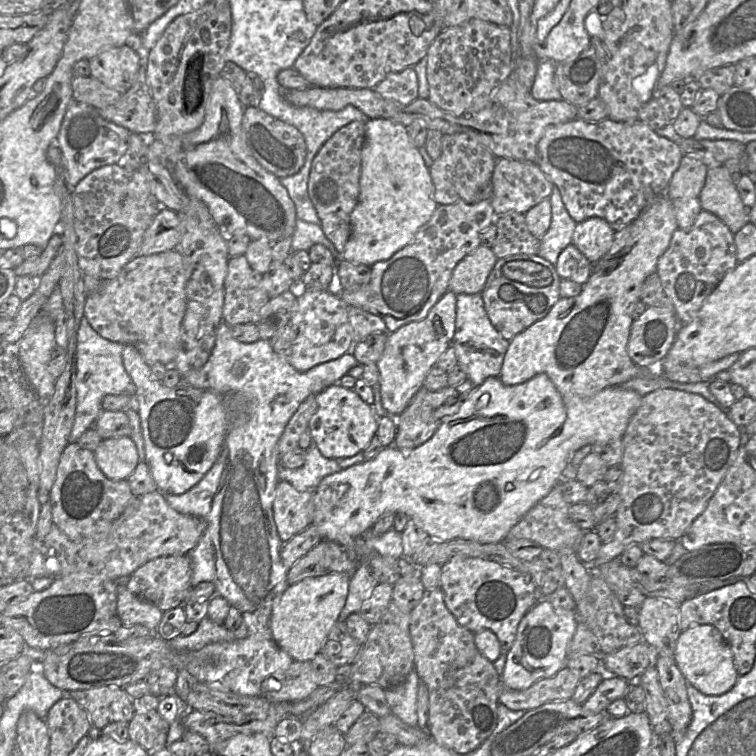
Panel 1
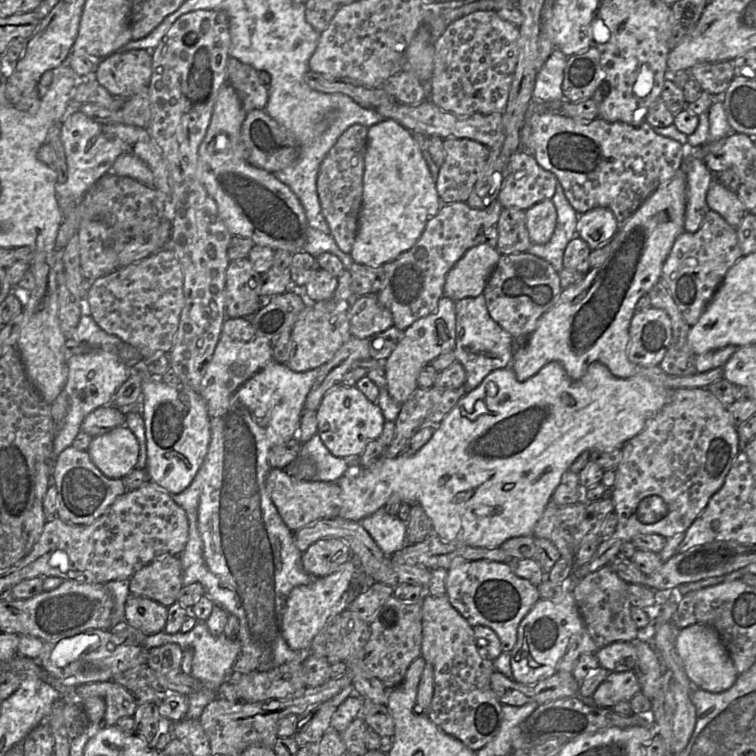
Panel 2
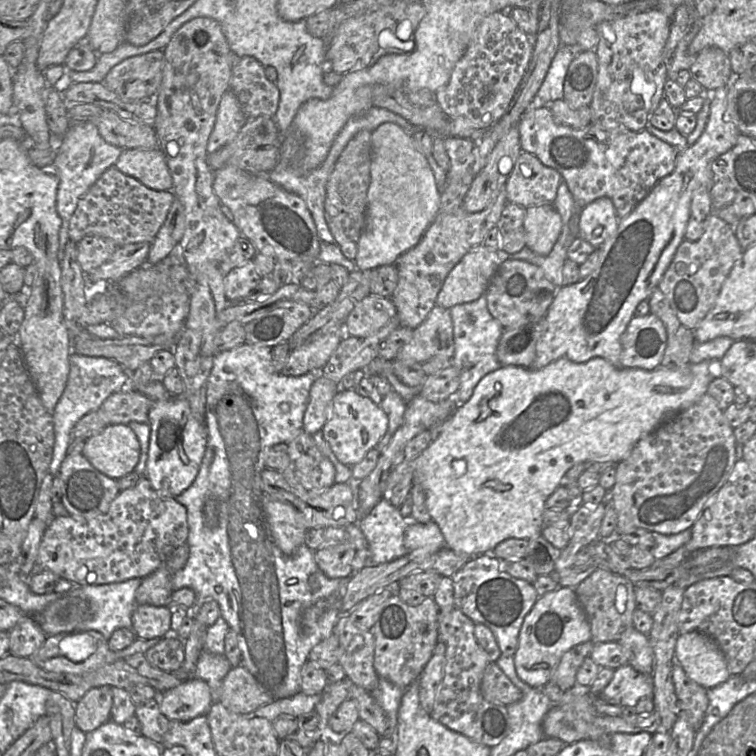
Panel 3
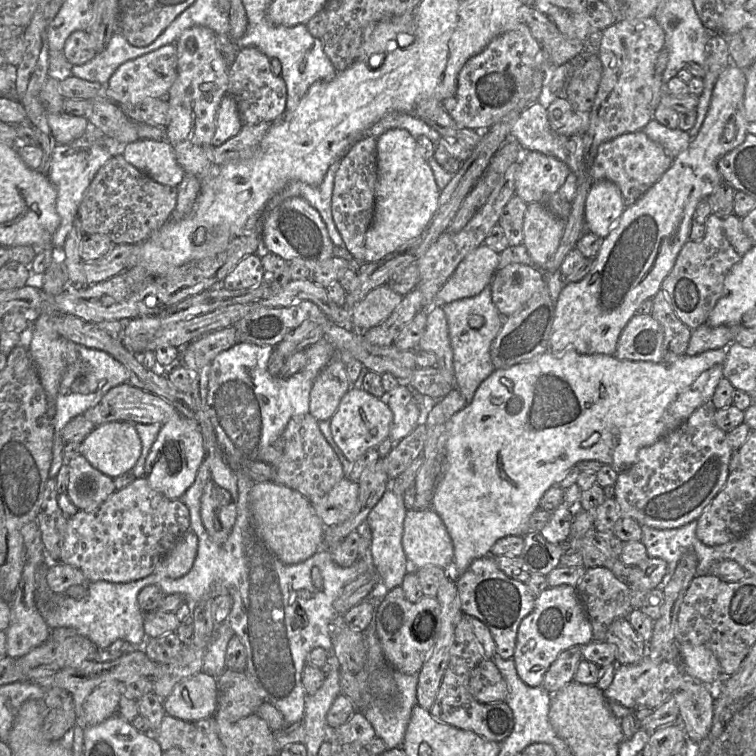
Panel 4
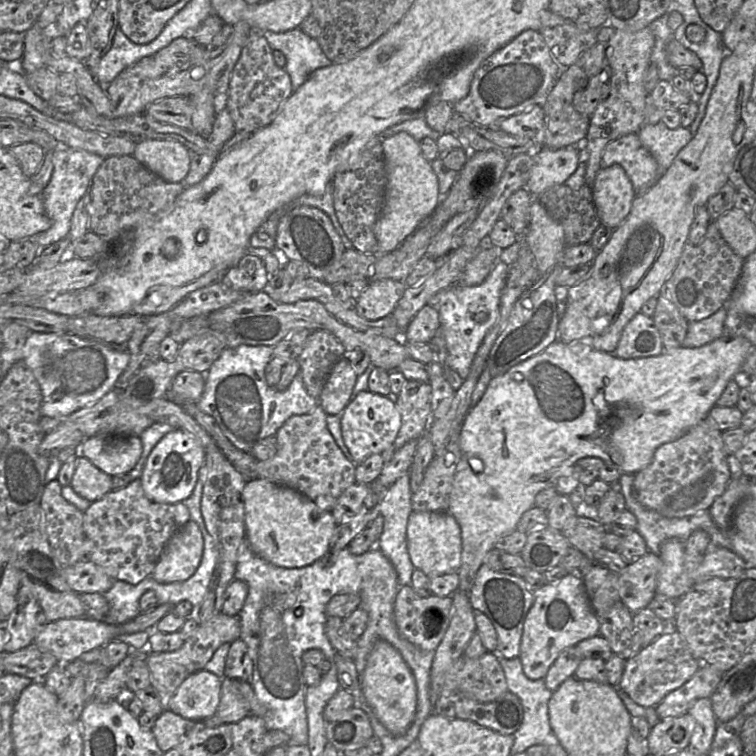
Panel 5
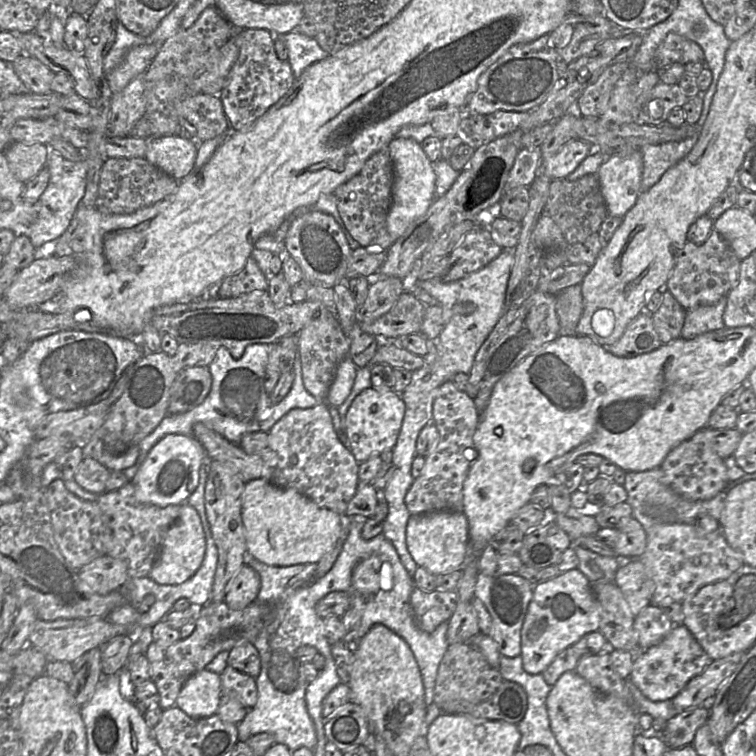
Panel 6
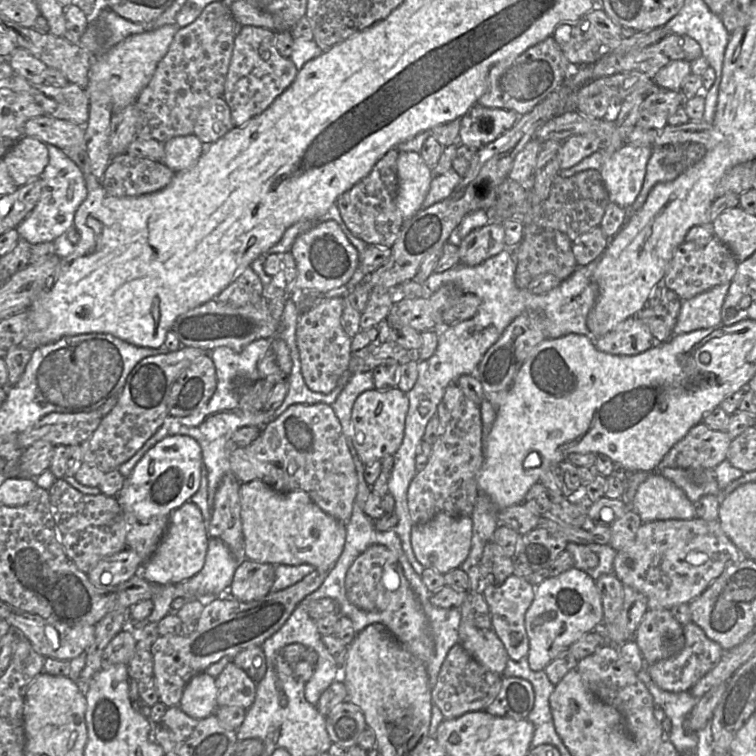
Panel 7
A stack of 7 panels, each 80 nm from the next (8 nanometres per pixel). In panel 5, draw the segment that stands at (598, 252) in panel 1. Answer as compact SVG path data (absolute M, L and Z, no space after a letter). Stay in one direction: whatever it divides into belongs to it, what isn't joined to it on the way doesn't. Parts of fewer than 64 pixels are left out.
M619 164L600 168L592 192L601 224L612 229L626 219L636 197L629 177Z

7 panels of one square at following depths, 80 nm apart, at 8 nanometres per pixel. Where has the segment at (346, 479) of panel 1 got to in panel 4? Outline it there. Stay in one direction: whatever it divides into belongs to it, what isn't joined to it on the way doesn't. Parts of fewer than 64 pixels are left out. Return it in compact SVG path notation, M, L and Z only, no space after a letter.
M573 348L562 353L547 350L533 359L519 363L507 369L498 369L485 379L476 390L473 400L462 410L453 415L447 424L446 460L433 494L432 509L440 516L451 537L454 548L454 560L448 570L448 578L457 580L470 564L481 557L490 555L494 544L506 536L524 537L529 530L529 520L539 509L540 500L552 486L559 486L566 474L581 461L599 461L610 465L618 472L629 468L637 459L639 450L650 446L660 438L680 426L700 406L711 401L715 389L723 376L723 367L728 348L708 350L701 354L683 355L674 362L654 363L650 361L620 360L615 355L584 355Z

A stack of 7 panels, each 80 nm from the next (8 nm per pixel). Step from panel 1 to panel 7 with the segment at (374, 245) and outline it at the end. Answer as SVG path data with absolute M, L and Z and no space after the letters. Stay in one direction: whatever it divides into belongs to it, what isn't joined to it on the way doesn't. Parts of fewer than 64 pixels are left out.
M399 152L397 179L396 205L405 221L422 209L433 179L432 168L427 166L420 153Z

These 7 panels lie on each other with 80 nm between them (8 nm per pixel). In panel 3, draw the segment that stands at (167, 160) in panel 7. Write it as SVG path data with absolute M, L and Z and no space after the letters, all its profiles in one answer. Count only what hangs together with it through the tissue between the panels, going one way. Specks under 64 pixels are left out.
M123 149L115 165L123 174L158 191L172 191L173 181L163 151Z

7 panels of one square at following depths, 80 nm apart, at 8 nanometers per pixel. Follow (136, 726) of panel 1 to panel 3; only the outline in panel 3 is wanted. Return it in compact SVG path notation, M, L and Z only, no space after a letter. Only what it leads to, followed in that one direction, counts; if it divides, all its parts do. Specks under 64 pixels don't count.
M149 699L136 705L135 717L140 722L141 734L162 745L165 733L169 728L169 720L161 713L155 699Z

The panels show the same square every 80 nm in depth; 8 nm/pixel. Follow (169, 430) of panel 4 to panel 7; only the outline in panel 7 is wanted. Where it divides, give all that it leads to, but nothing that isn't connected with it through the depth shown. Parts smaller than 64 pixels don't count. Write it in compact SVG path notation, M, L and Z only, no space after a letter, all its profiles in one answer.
M172 435L152 446L138 461L116 500L123 512L131 512L138 520L148 521L158 515L170 515L197 492L200 486L202 451L187 435Z

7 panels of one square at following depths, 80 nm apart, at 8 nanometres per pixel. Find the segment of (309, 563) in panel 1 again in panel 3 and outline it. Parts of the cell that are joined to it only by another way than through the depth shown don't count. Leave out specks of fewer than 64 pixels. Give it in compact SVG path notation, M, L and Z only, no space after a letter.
M335 542L315 550L314 558L327 577L346 578L353 573L352 563L356 553L352 542Z

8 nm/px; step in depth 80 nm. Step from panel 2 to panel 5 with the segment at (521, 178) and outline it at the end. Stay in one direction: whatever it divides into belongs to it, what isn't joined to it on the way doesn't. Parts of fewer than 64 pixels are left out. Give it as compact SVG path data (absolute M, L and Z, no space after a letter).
M581 145L568 146L560 149L539 147L532 153L529 153L532 154L533 164L525 188L534 198L539 197L553 186L563 184L575 172L582 161L582 148L580 146Z

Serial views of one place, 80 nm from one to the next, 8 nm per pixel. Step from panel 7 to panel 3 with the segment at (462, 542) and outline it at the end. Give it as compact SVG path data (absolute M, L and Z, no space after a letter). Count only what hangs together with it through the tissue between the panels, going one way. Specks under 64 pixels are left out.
M408 520L404 532L404 545L408 552L423 548L428 553L435 553L446 547L445 538L436 522L417 523Z

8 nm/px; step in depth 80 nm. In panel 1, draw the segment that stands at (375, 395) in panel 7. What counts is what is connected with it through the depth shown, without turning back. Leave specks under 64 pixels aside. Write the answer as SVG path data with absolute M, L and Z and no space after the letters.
M335 383L316 395L317 410L308 423L308 431L323 456L342 459L363 452L376 435L379 417L373 406L364 402L353 390Z

